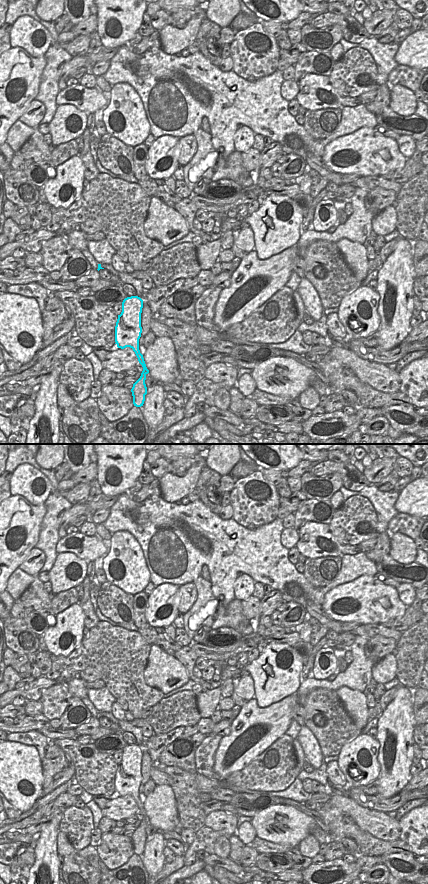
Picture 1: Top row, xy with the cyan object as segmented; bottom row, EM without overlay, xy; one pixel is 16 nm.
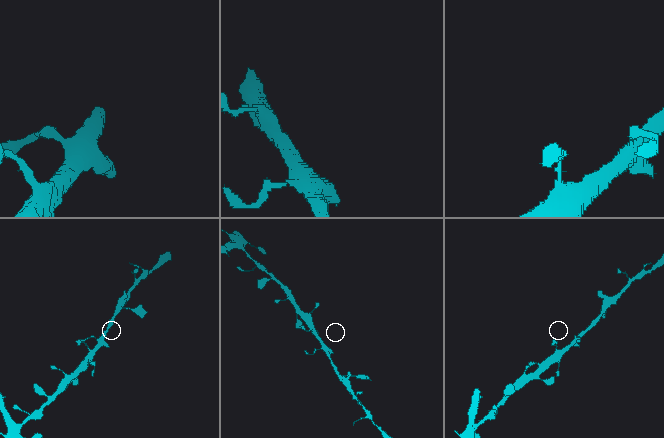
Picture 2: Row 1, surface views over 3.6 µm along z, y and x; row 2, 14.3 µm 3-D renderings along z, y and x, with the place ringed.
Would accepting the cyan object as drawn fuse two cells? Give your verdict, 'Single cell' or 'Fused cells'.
Single cell

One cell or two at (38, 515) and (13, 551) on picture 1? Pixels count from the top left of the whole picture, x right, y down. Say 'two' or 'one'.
one

